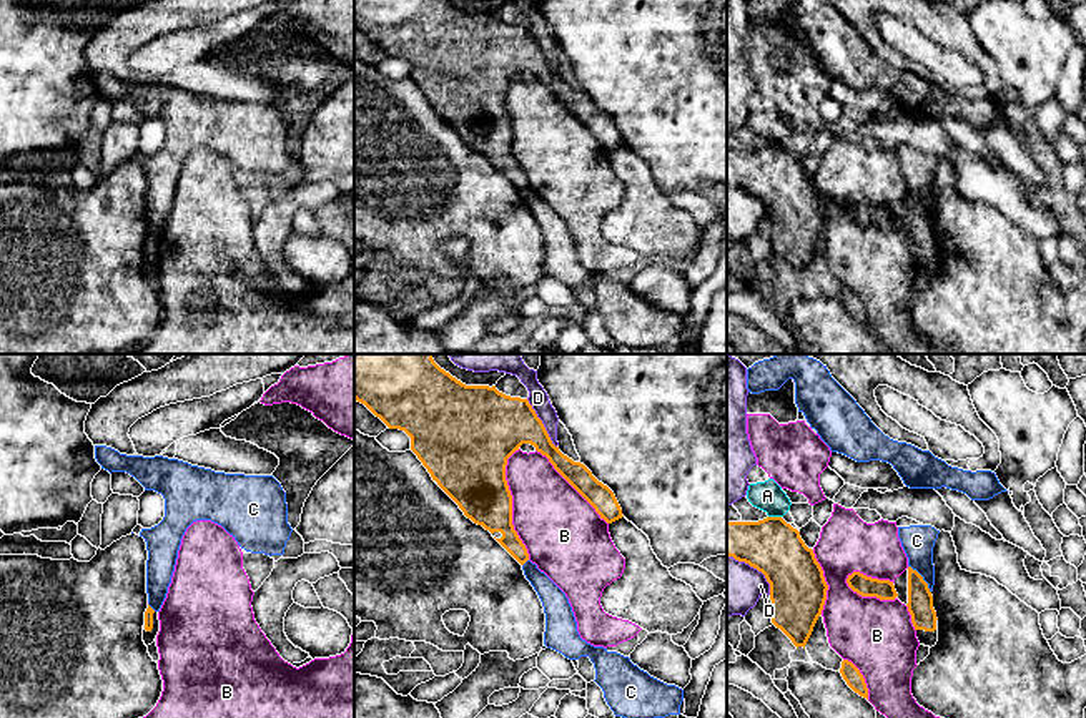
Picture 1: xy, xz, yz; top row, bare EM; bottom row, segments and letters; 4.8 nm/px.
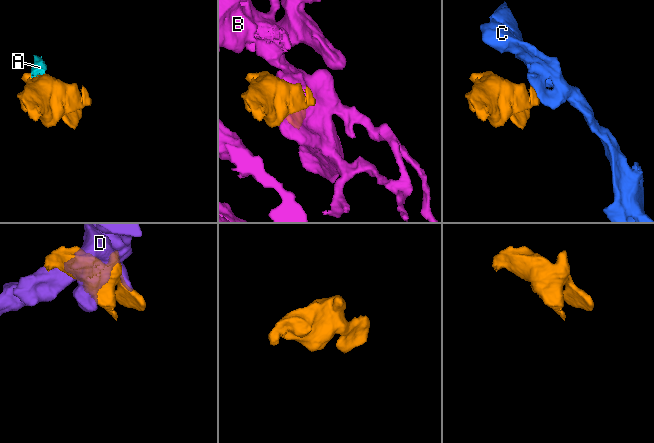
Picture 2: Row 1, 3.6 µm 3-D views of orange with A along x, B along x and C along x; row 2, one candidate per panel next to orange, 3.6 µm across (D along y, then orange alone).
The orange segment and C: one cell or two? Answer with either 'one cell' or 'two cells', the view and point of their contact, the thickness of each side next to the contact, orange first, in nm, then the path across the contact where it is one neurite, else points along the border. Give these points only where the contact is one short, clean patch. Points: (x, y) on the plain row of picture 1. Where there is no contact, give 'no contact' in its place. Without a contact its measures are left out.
two cells; contact yz (922, 206); calibres 130 and 160 nm; border yz (908, 193), (922, 205), (930, 220)

